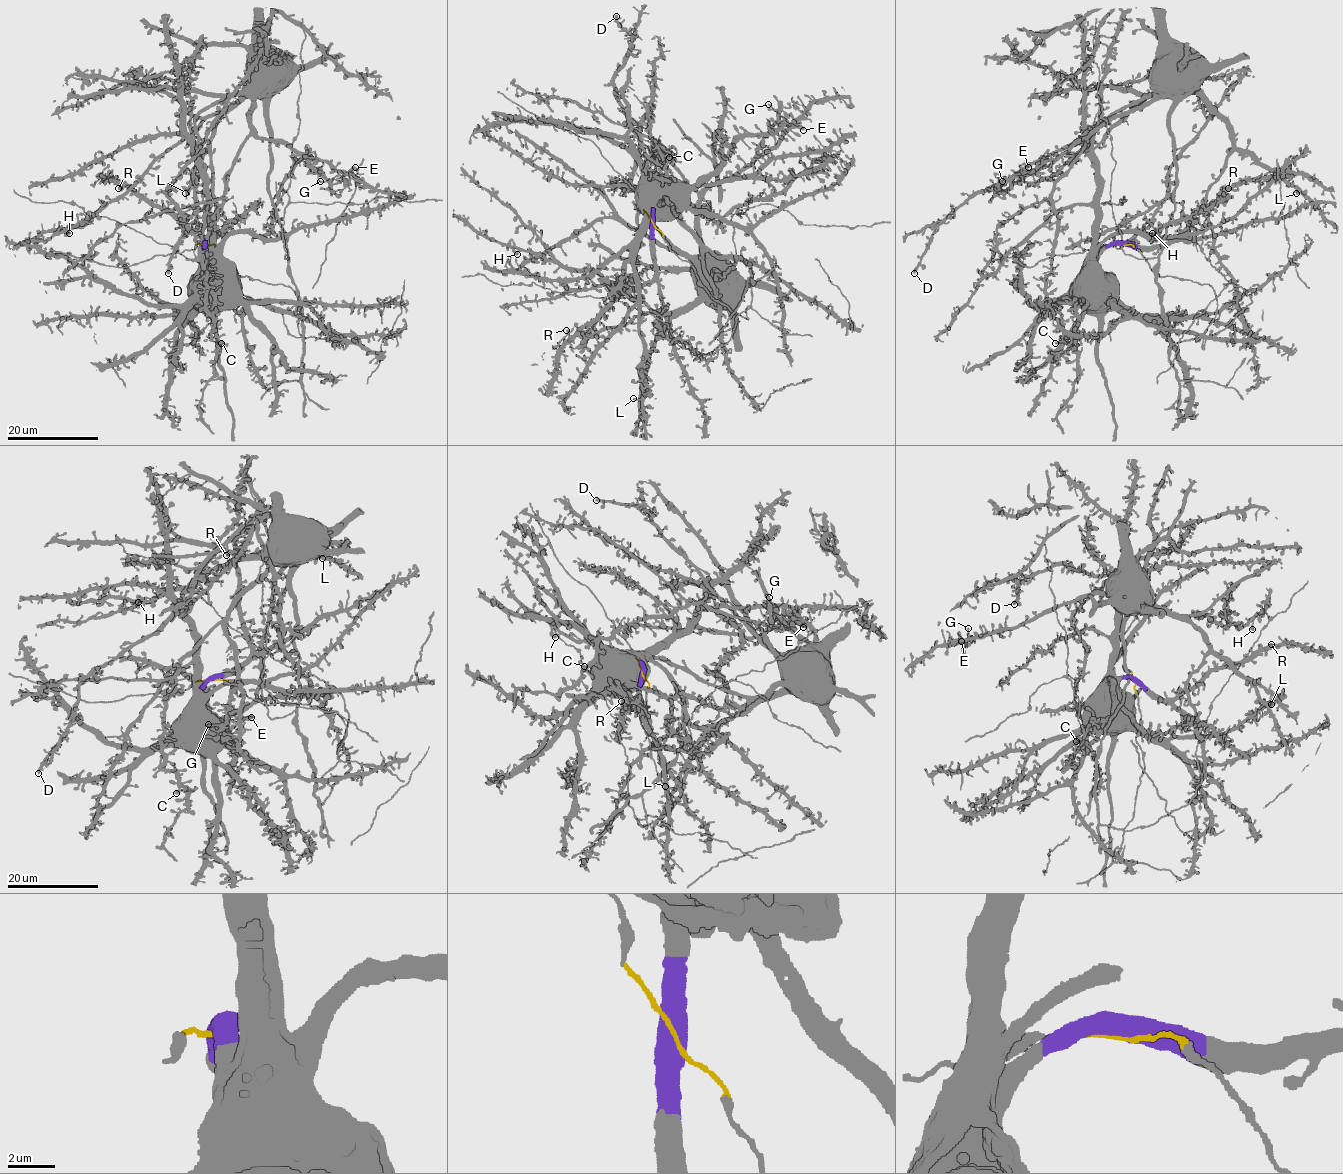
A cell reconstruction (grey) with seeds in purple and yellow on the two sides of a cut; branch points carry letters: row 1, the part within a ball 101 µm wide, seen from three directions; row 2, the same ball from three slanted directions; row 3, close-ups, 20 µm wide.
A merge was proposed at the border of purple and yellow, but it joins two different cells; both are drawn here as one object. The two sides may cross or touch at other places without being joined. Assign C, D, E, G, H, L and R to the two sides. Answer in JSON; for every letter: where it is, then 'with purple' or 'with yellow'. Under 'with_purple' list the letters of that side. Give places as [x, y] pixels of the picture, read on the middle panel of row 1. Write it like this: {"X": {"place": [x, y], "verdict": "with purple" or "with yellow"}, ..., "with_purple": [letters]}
{"C": {"place": [669, 157], "verdict": "with yellow"}, "D": {"place": [616, 16], "verdict": "with yellow"}, "E": {"place": [803, 130], "verdict": "with yellow"}, "G": {"place": [768, 104], "verdict": "with yellow"}, "H": {"place": [517, 254], "verdict": "with yellow"}, "L": {"place": [633, 398], "verdict": "with yellow"}, "R": {"place": [566, 330], "verdict": "with purple"}, "with_purple": ["R"]}

